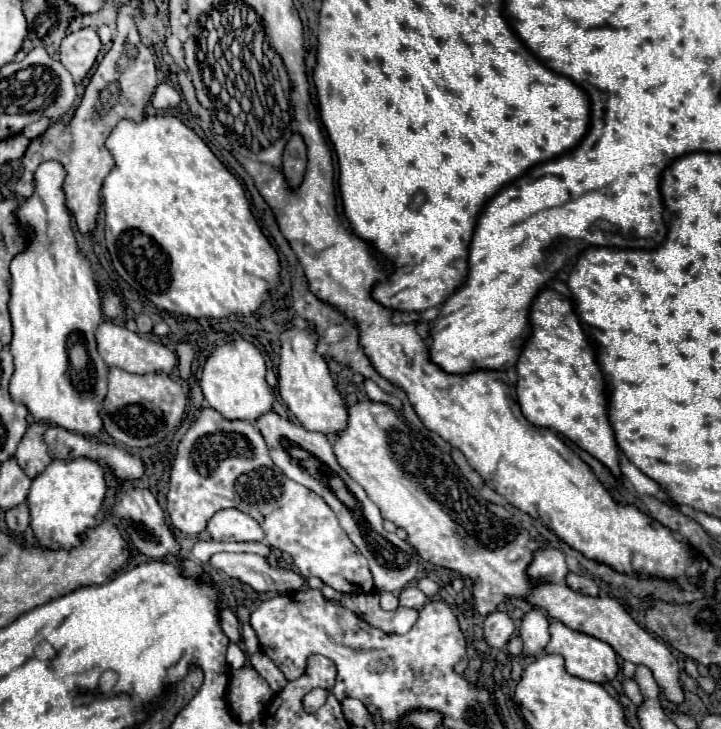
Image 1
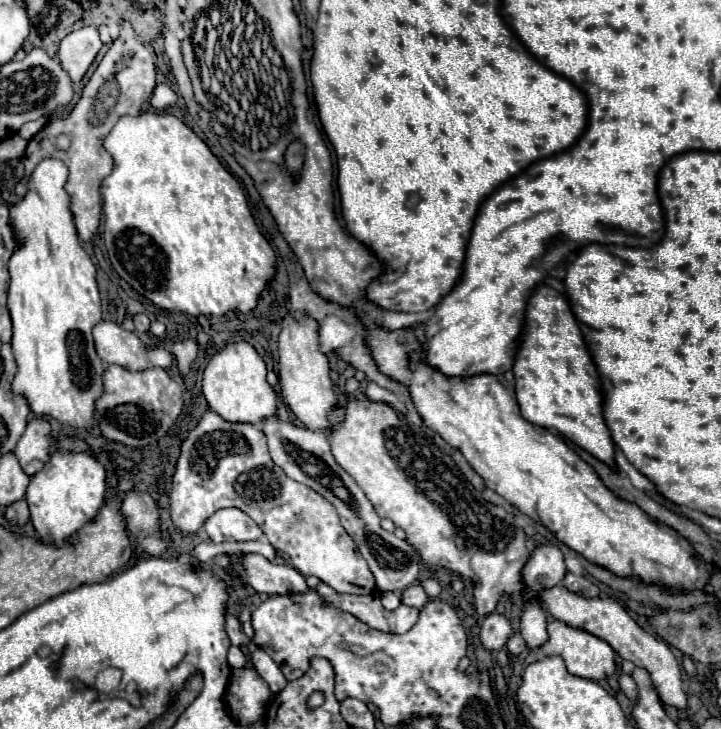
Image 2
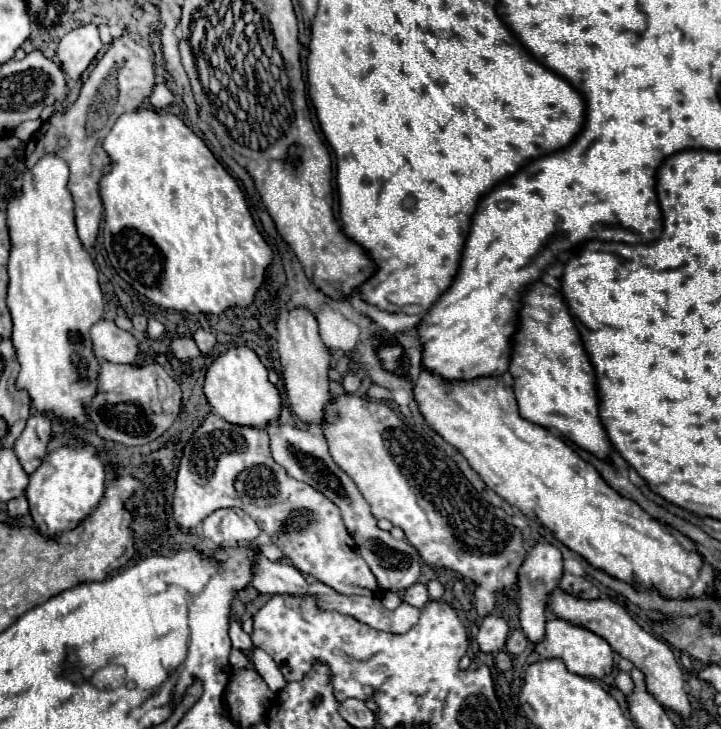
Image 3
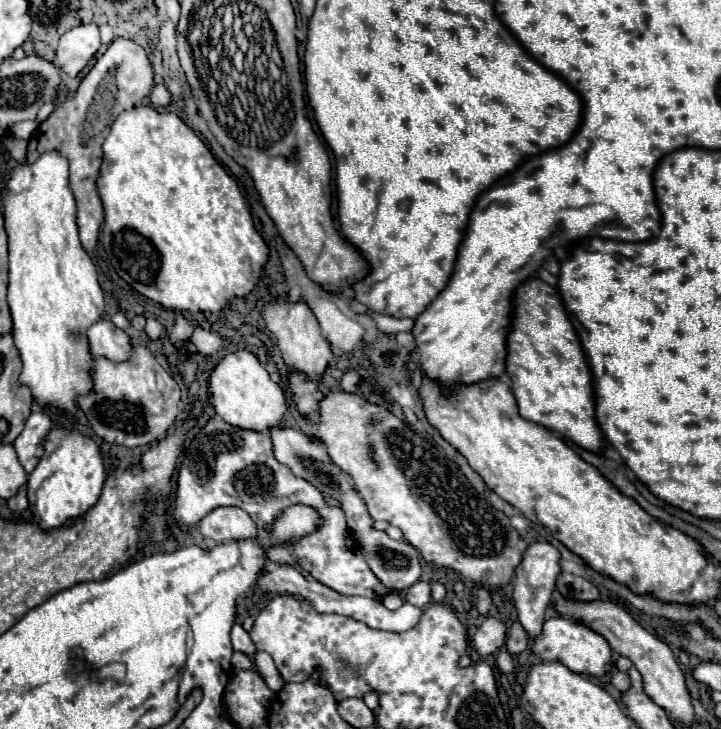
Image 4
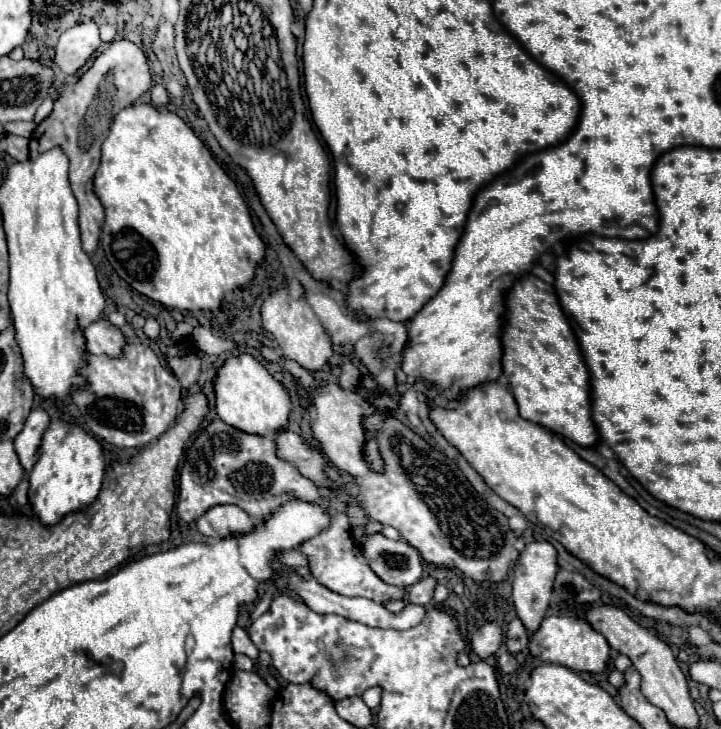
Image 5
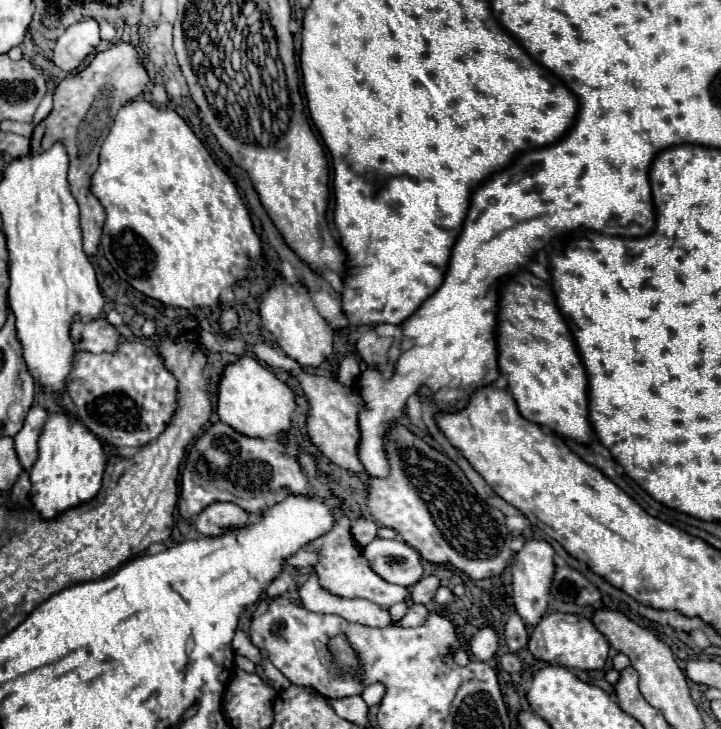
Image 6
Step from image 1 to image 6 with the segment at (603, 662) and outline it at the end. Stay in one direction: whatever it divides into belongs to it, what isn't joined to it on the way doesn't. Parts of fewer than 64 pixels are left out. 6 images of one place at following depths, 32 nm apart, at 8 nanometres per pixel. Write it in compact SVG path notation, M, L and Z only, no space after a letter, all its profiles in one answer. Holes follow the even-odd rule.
M560 612L548 614L540 620L540 624L532 630L528 648L532 656L538 660L578 670L602 670L610 650L608 640L592 626L588 618L576 614L560 614Z

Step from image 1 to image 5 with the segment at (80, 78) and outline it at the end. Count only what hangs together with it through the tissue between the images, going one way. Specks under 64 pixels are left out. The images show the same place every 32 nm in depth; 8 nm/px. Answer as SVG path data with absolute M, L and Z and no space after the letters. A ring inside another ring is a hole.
M94 22L72 26L60 36L56 44L54 64L62 72L74 76L90 60L90 56L98 50L100 42L102 40L98 34L98 26Z

